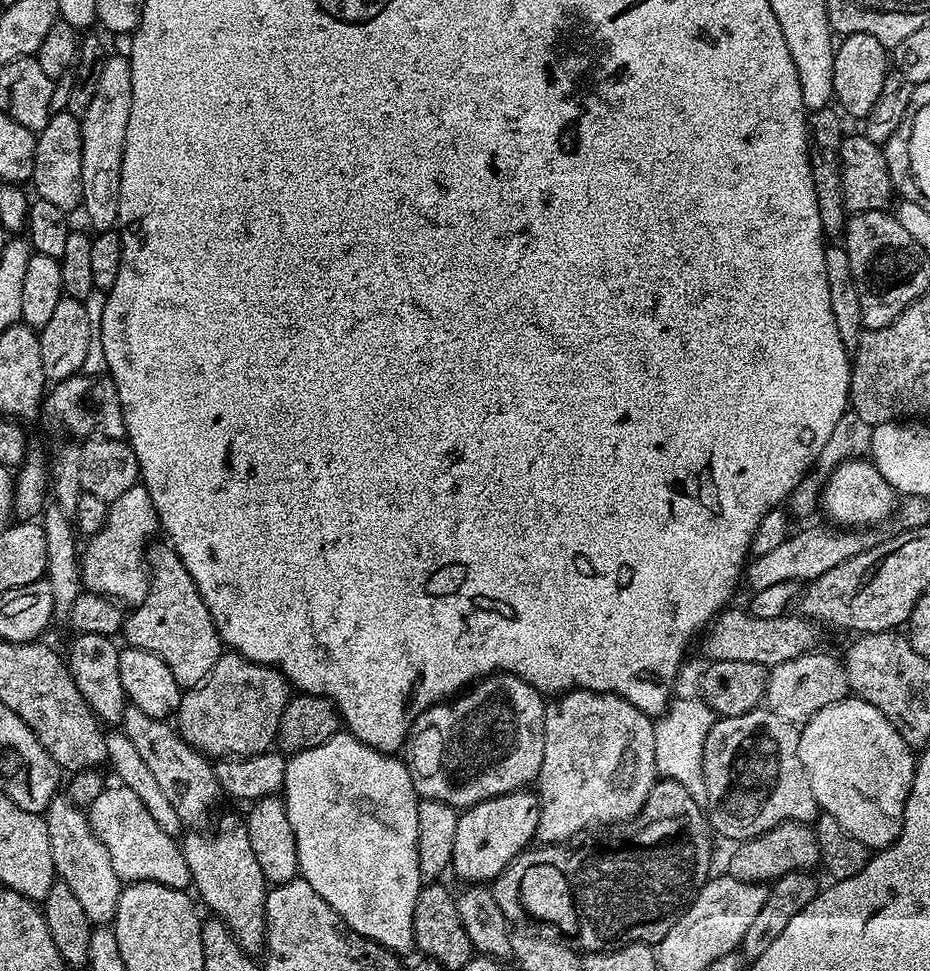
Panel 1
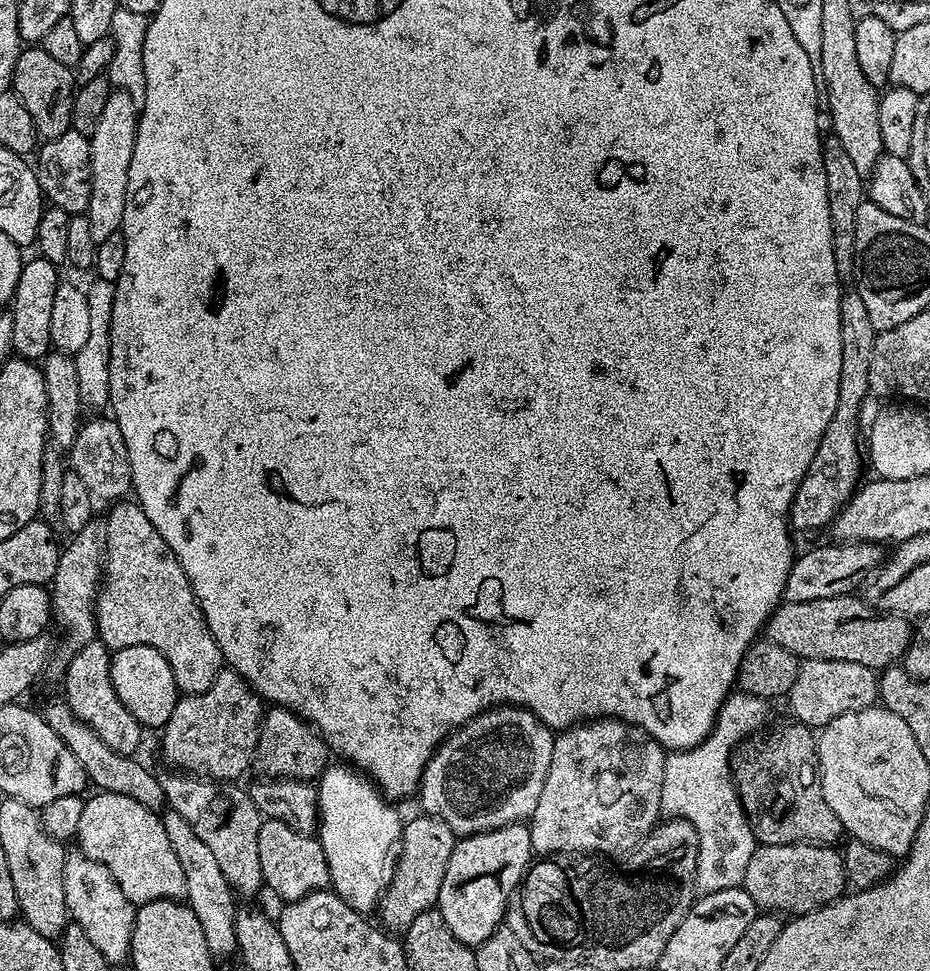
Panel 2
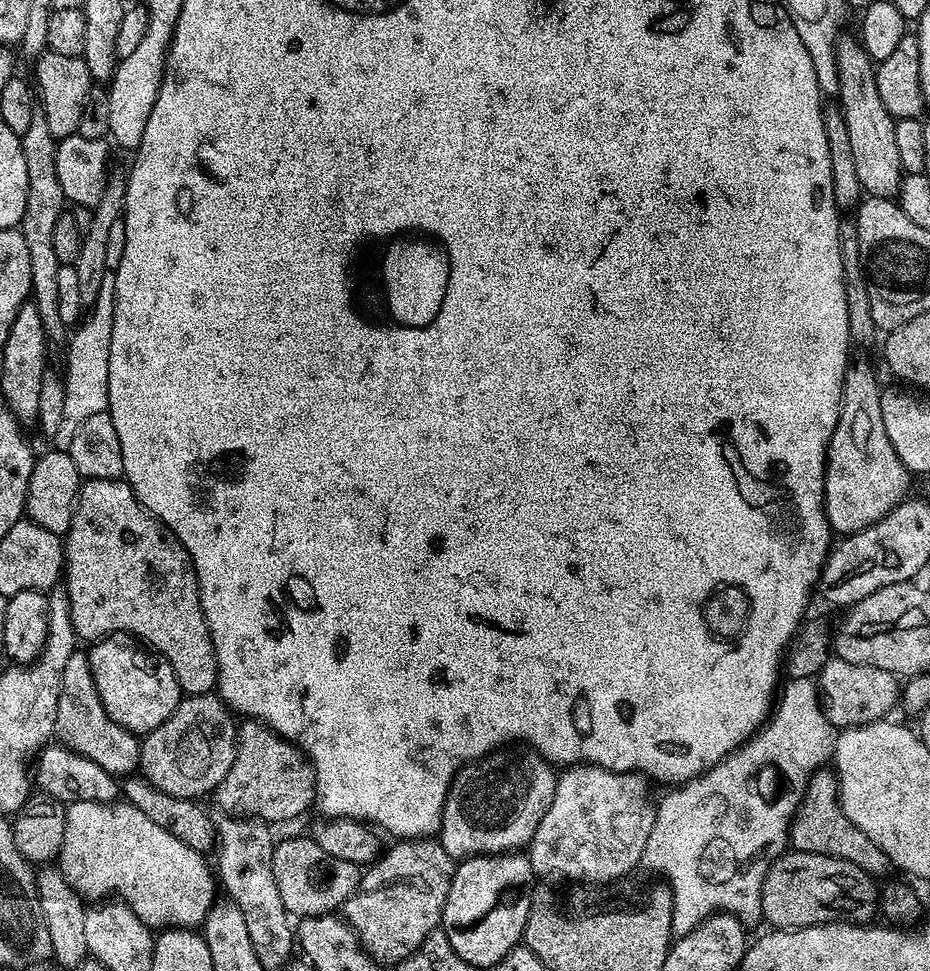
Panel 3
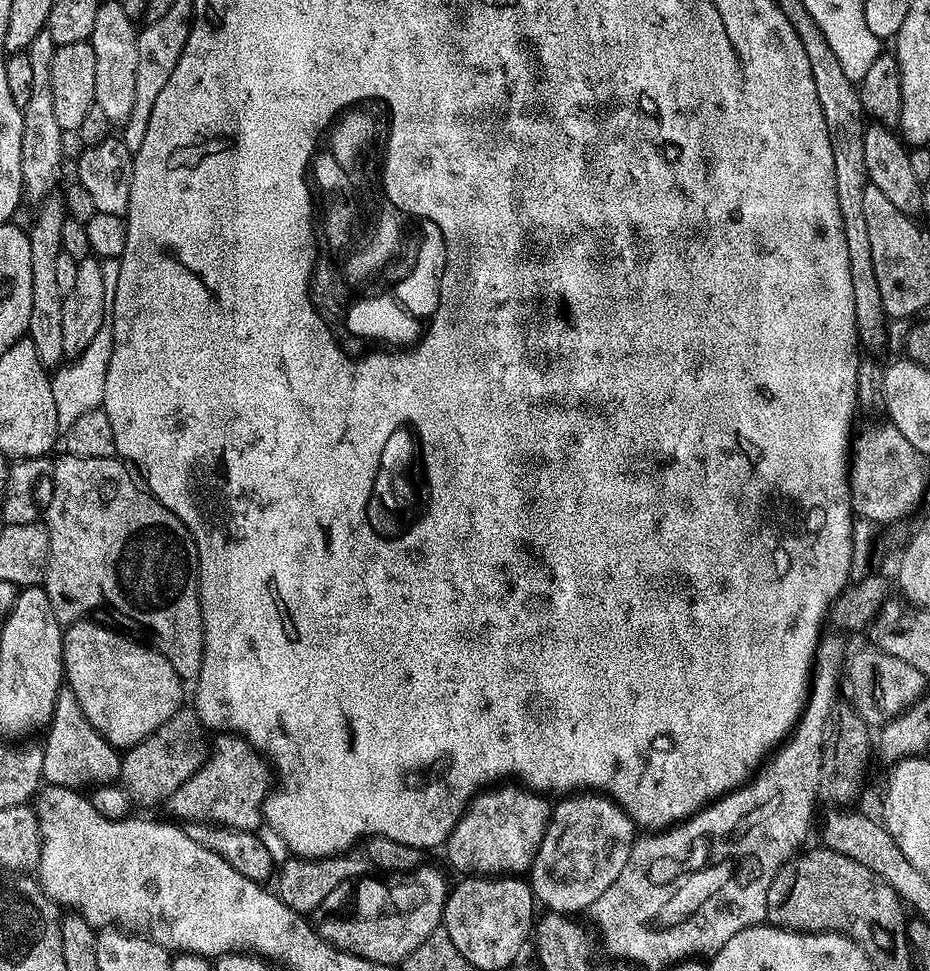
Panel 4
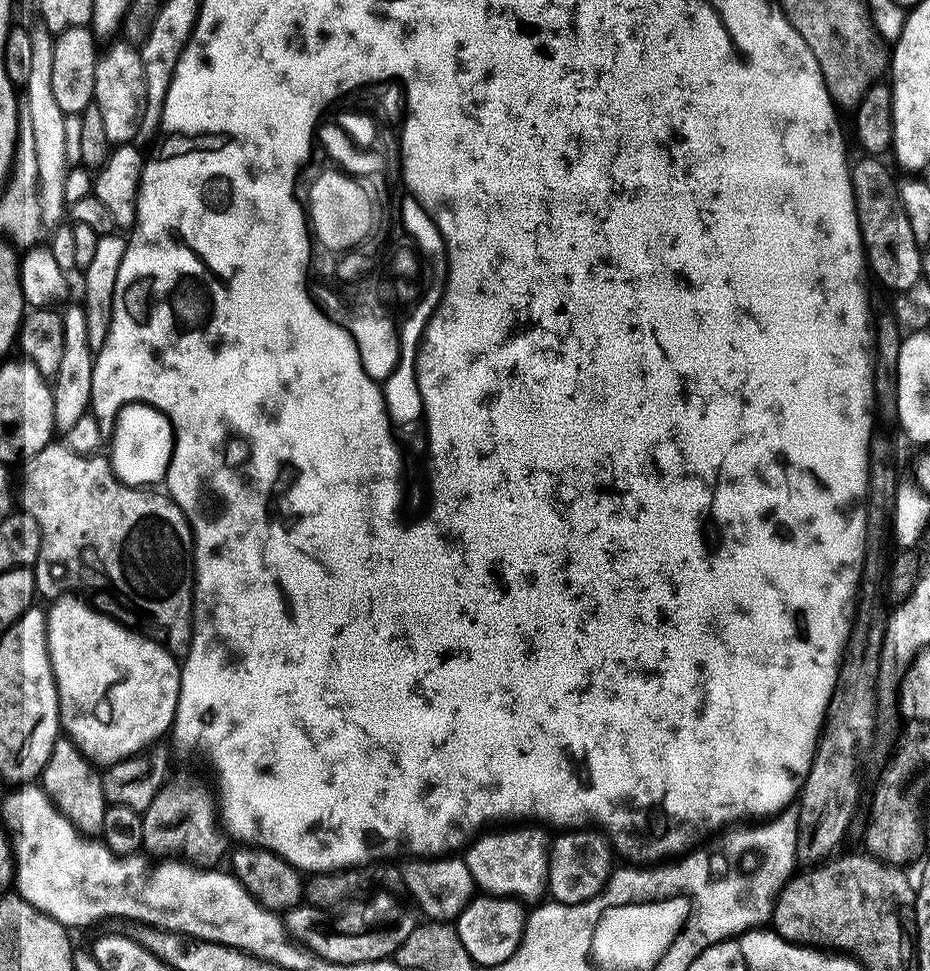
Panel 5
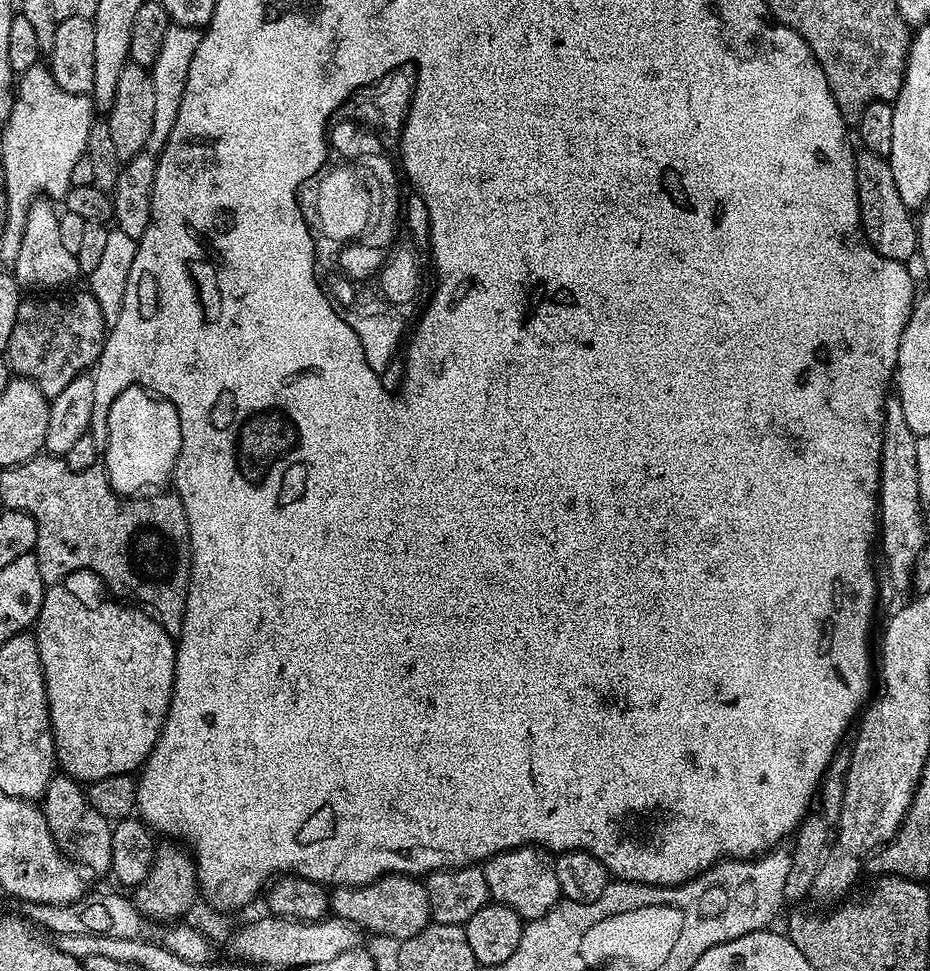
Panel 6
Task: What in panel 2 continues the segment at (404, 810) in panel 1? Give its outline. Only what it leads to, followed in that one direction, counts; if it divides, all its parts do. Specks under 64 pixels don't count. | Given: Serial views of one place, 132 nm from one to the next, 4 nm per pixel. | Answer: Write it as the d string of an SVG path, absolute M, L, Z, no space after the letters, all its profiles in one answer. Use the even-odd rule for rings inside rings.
M329 766L318 778L318 839L324 851L324 861L328 867L331 891L341 896L354 911L368 914L379 905L380 897L388 889L388 883L396 872L396 857L402 831L402 819L395 812L383 792L372 783L367 775L351 766Z

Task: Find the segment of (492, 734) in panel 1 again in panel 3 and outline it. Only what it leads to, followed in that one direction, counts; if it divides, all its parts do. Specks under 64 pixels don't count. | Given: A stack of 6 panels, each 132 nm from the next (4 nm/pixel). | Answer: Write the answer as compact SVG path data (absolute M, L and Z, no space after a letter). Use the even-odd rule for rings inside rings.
M505 746L488 753L482 760L464 765L452 780L444 803L438 833L440 845L456 862L469 856L498 856L501 852L523 849L534 838L534 830L538 830L538 822L542 822L554 798L557 775L557 769L531 746Z

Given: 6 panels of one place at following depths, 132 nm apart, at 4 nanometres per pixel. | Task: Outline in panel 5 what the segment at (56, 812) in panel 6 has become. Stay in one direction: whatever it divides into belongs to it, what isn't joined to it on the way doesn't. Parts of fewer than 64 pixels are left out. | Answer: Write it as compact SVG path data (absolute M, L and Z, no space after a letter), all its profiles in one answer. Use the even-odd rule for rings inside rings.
M67 738L57 739L38 780L45 794L52 800L52 805L77 829L85 834L96 834L101 831L106 807L102 790L102 772L97 765L80 753L74 741Z

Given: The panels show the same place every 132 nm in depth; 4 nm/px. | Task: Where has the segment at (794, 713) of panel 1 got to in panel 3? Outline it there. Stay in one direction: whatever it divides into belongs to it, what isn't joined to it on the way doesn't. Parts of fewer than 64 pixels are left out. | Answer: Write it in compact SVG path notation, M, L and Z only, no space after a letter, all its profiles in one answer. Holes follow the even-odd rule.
M839 658L828 659L818 675L818 691L824 713L833 728L843 730L856 728L860 724L869 724L875 720L883 720L888 712L902 696L901 681L886 670L878 670L878 666L862 666L854 662L846 662Z

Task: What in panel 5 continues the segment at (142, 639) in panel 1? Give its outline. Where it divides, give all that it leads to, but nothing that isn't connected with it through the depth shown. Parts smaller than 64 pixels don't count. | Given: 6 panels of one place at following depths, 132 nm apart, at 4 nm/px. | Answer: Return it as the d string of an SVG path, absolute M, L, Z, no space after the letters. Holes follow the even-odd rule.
M63 442L48 444L38 454L34 454L28 460L23 461L24 480L28 485L24 488L23 511L28 512L38 522L40 531L40 553L34 565L36 573L36 591L41 597L45 596L48 602L59 599L60 596L83 593L83 588L88 592L109 592L122 607L128 611L128 616L136 620L135 627L142 630L143 635L149 640L157 641L164 645L173 656L183 658L187 656L192 641L192 601L194 599L194 541L192 539L192 528L184 511L177 506L167 495L159 496L156 490L145 490L143 487L132 487L123 484L112 469L112 461L107 455L93 454L83 456L74 450L70 450Z

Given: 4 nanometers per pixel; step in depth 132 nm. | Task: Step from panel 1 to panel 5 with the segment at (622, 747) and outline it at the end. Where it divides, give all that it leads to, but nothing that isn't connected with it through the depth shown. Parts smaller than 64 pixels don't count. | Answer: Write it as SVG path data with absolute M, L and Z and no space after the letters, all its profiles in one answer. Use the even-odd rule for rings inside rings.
M564 830L559 834L560 837L551 841L548 850L548 887L547 891L552 892L551 899L558 904L581 904L587 900L592 900L598 893L604 891L604 886L608 882L609 876L614 871L614 863L612 864L612 856L614 857L614 849L607 837L596 830Z

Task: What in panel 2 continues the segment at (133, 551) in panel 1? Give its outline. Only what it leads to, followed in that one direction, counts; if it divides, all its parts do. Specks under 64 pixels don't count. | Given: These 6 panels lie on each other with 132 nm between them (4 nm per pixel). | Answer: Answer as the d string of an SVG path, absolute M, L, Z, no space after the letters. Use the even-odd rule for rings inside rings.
M93 522L82 526L71 537L69 544L65 543L60 549L58 570L54 574L50 585L52 598L52 615L55 623L64 627L64 637L52 649L52 660L67 666L91 640L97 639L96 634L96 594L102 583L102 565L106 559L104 546L103 523Z

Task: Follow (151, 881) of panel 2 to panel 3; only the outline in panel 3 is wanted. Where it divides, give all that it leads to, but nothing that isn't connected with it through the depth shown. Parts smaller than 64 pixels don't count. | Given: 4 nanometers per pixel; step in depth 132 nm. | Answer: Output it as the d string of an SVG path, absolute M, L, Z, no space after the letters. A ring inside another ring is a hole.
M74 802L67 805L64 813L64 841L60 847L58 867L66 882L70 882L72 889L88 902L119 898L123 903L129 904L140 921L153 930L192 930L203 925L218 896L217 877L209 861L207 864L204 860L207 859L201 853L186 846L186 842L178 842L174 834L162 830L162 826L155 822L150 822L150 818L142 814L142 810L127 802Z

